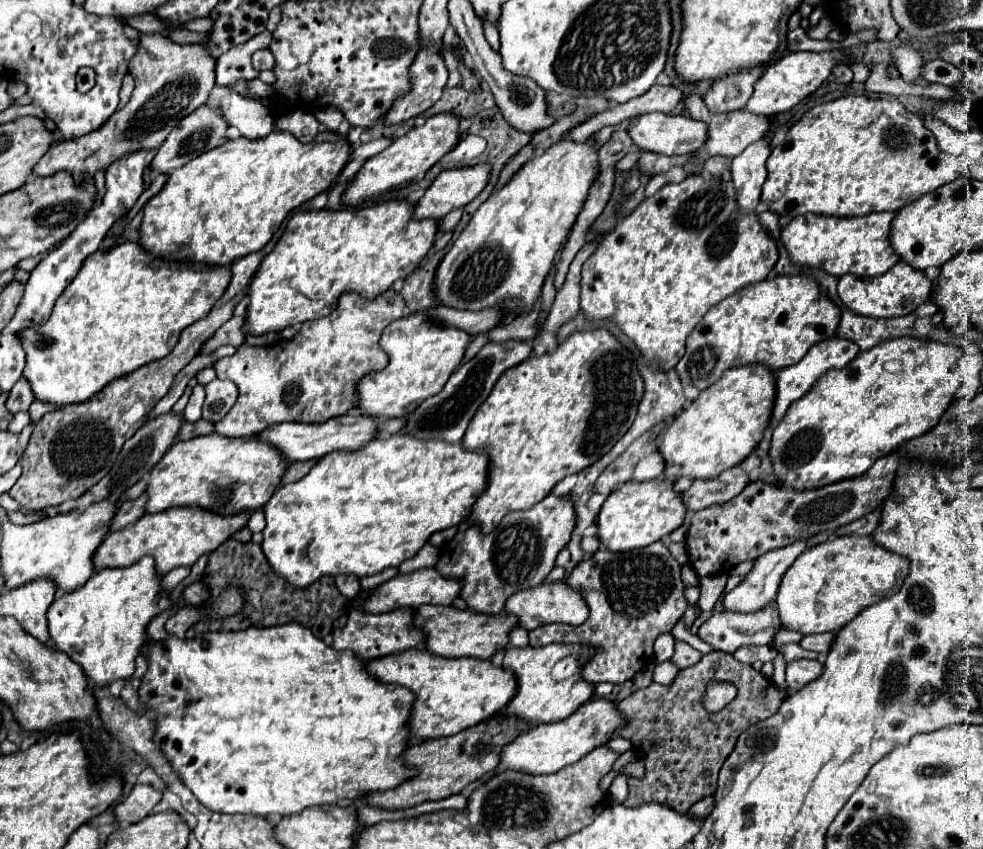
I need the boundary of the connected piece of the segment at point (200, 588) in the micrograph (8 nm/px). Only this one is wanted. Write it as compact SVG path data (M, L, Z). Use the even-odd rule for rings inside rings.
M194 582L190 586L184 588L182 592L182 600L184 600L184 606L200 606L208 600L208 588L202 584L202 582Z

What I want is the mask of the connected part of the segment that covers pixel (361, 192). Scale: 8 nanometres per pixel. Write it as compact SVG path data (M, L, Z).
M444 112L444 114L438 114L438 116L426 118L426 122L422 126L408 130L404 136L396 138L386 150L368 158L362 164L362 168L356 172L356 176L348 182L348 188L342 194L342 202L348 204L348 206L358 206L364 200L378 196L378 194L382 194L390 188L410 184L410 182L420 182L424 178L424 174L446 152L450 152L456 146L458 136L460 136L460 130L458 130L458 118L456 116L450 116L448 112Z

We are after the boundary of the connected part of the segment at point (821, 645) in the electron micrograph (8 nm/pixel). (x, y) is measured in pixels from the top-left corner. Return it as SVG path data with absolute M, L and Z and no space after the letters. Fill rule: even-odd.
M824 632L824 634L810 634L810 636L804 636L800 640L800 646L804 650L814 650L814 652L828 652L830 644L832 644L832 638L834 634L832 632Z

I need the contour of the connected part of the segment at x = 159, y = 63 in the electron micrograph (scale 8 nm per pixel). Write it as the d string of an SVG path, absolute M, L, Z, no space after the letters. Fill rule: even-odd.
M142 34L138 52L136 52L134 60L130 62L130 74L136 82L136 88L134 88L130 100L126 102L126 106L116 110L106 120L106 124L102 124L94 132L88 132L88 134L72 138L72 140L62 140L62 138L54 140L54 144L50 144L48 152L34 166L34 176L54 176L56 172L64 170L74 178L74 184L84 184L96 172L106 170L112 162L120 160L122 156L128 156L138 150L156 150L162 144L162 140L166 140L166 136L170 134L174 124L178 124L184 116L192 114L196 108L200 108L206 102L206 92L210 92L210 88L216 84L214 82L214 58L210 58L208 52L200 48L200 44L180 46L180 44L170 42L162 34Z

